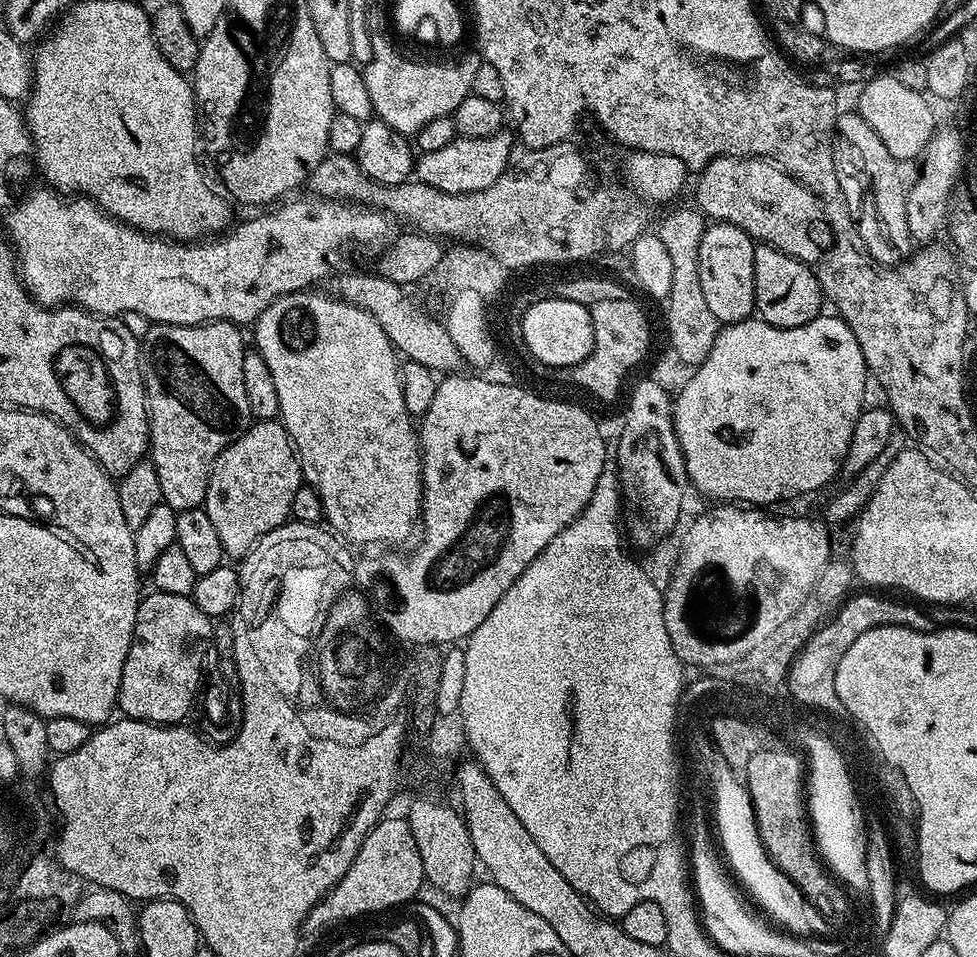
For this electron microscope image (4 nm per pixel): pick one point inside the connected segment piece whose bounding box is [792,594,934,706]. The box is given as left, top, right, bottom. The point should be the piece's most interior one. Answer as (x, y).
(856, 614)

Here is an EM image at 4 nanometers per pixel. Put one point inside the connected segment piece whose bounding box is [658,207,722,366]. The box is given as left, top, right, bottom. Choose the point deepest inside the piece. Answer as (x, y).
(694, 327)

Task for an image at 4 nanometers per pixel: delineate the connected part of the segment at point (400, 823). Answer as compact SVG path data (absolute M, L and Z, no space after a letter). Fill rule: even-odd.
M389 815L382 818L366 834L360 844L350 870L318 903L313 904L302 925L303 931L320 932L339 920L348 920L351 916L364 916L367 912L384 912L387 908L396 908L407 900L417 899L416 891L425 887L422 870L422 854L418 854L418 842L410 830L407 819Z

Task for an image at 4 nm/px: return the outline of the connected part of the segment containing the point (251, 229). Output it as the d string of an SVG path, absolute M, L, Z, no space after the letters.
M43 187L15 201L5 215L6 235L16 254L20 279L29 296L39 304L85 308L98 316L120 318L125 312L137 311L152 324L190 326L229 320L237 326L252 326L270 302L291 292L311 289L318 280L327 281L333 275L332 268L347 258L355 244L379 249L389 239L390 220L383 211L342 200L307 198L289 199L284 202L289 204L273 207L269 216L244 220L223 234L199 242L181 242L131 228L108 215L87 196L76 194L69 198L51 187Z

